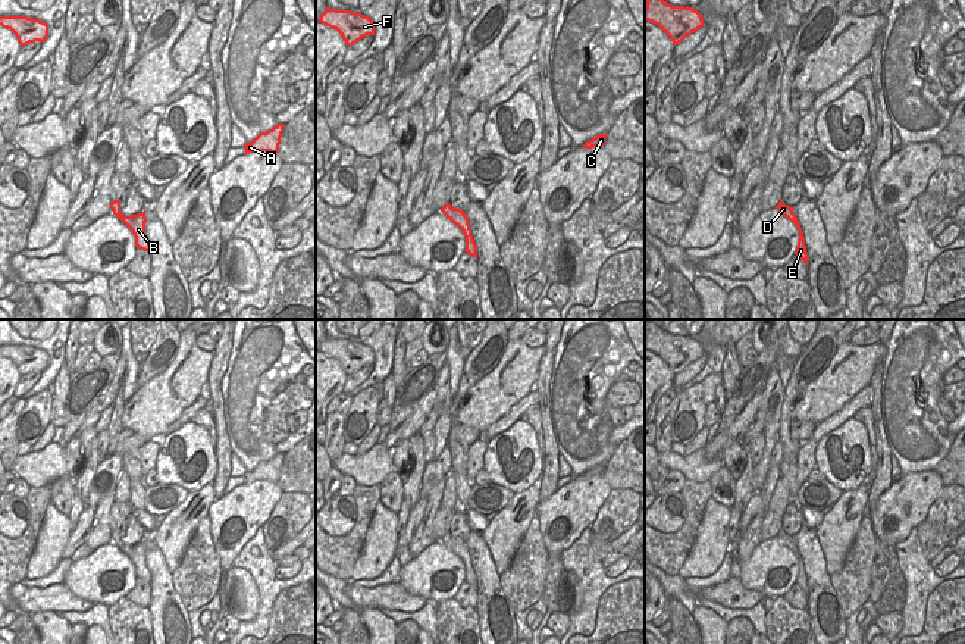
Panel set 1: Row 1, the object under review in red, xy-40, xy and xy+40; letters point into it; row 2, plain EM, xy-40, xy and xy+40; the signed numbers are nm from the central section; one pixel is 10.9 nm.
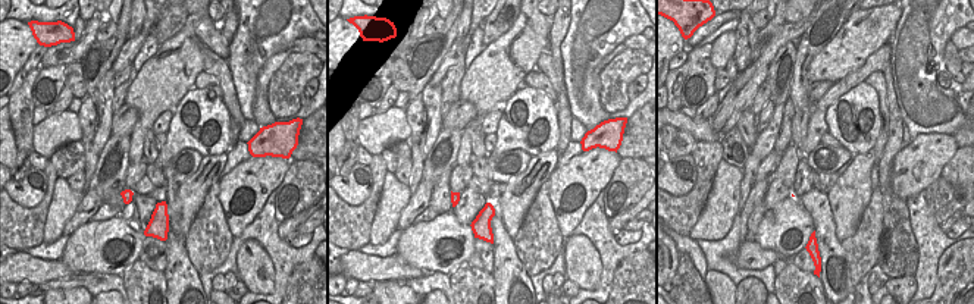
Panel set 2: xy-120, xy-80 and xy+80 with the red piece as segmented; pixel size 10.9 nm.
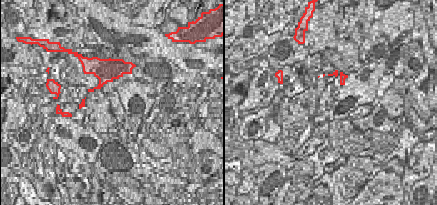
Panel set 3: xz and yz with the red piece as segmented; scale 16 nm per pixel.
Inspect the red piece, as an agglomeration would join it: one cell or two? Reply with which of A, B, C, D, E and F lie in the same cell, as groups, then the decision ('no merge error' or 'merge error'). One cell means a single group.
A B C D E F; no merge error

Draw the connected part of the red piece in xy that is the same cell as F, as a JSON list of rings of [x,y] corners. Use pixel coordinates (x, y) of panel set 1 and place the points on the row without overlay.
[[[329,338],[320,344],[319,351],[336,359],[347,375],[353,375],[363,366],[375,365],[375,351],[361,343]]]

